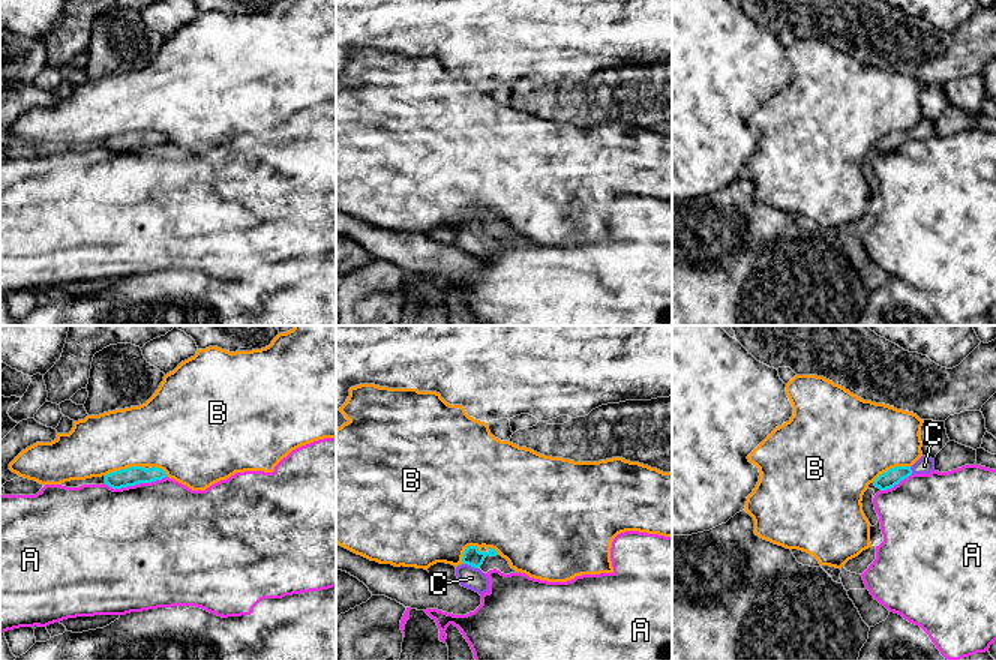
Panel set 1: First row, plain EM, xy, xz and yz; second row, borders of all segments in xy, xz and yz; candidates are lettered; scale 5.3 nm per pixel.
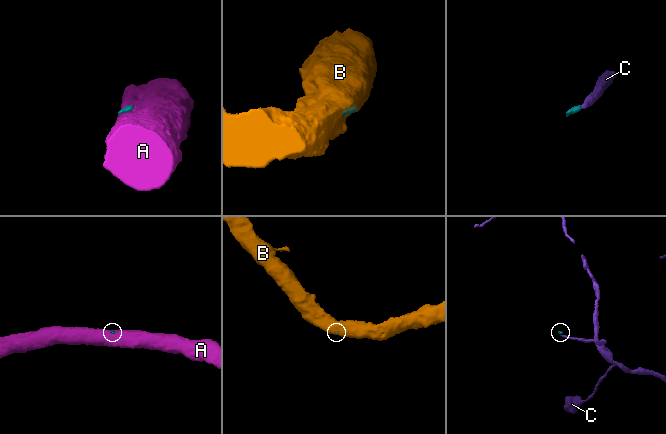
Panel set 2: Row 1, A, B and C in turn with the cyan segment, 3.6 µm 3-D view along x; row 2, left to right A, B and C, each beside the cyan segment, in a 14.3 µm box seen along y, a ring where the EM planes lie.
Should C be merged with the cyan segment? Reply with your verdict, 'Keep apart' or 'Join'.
Join

